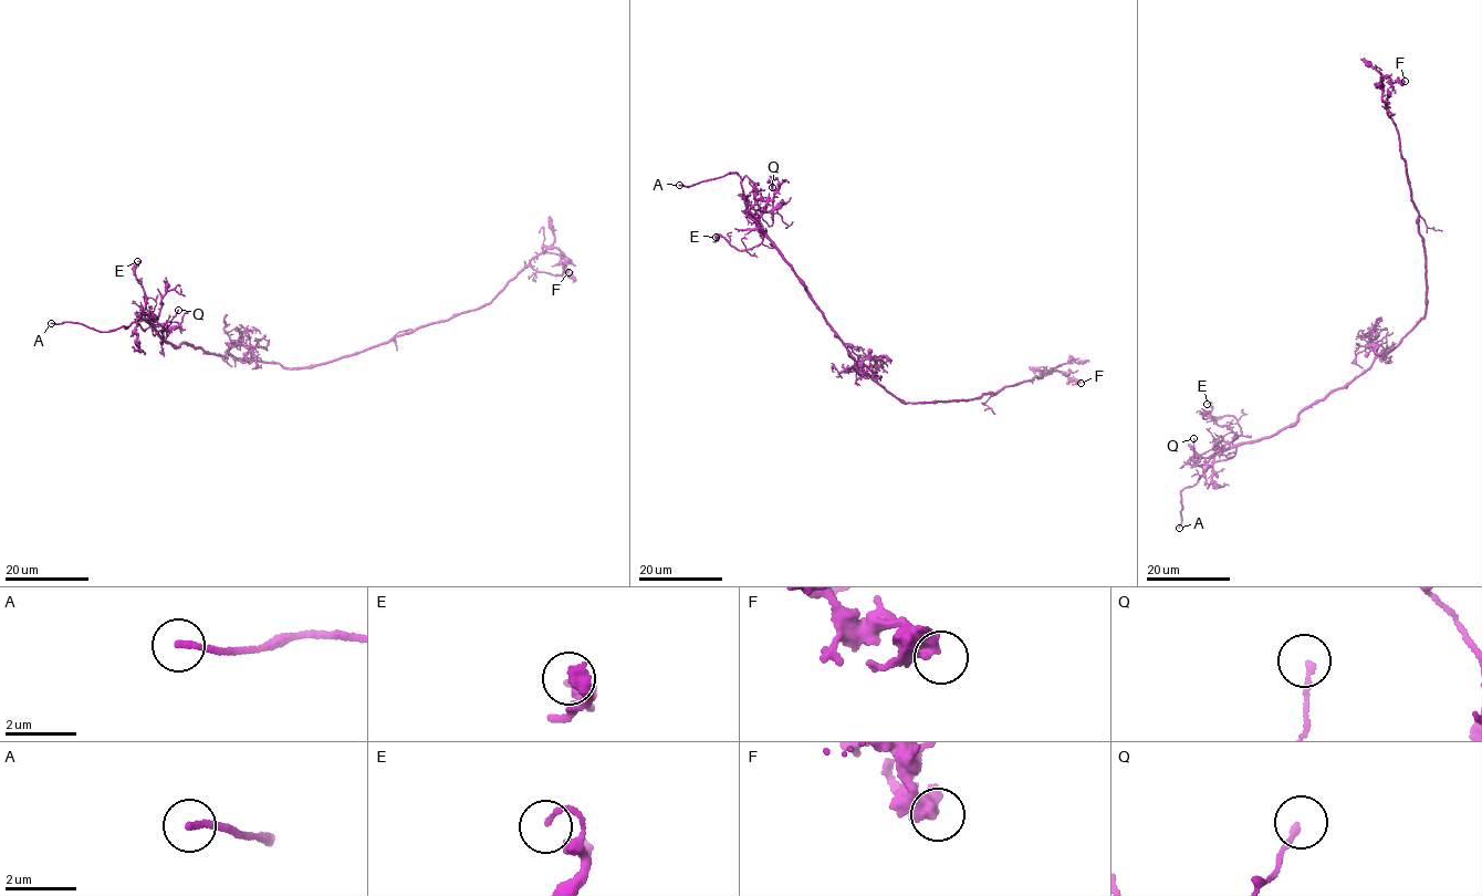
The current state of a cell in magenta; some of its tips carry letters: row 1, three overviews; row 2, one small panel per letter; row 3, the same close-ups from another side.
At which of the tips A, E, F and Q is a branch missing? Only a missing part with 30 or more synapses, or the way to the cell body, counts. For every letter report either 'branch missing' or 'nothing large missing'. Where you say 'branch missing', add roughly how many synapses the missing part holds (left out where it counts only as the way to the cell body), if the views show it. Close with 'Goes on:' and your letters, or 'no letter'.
A: branch missing
E: nothing large missing
F: nothing large missing
Q: nothing large missing
Goes on: A

